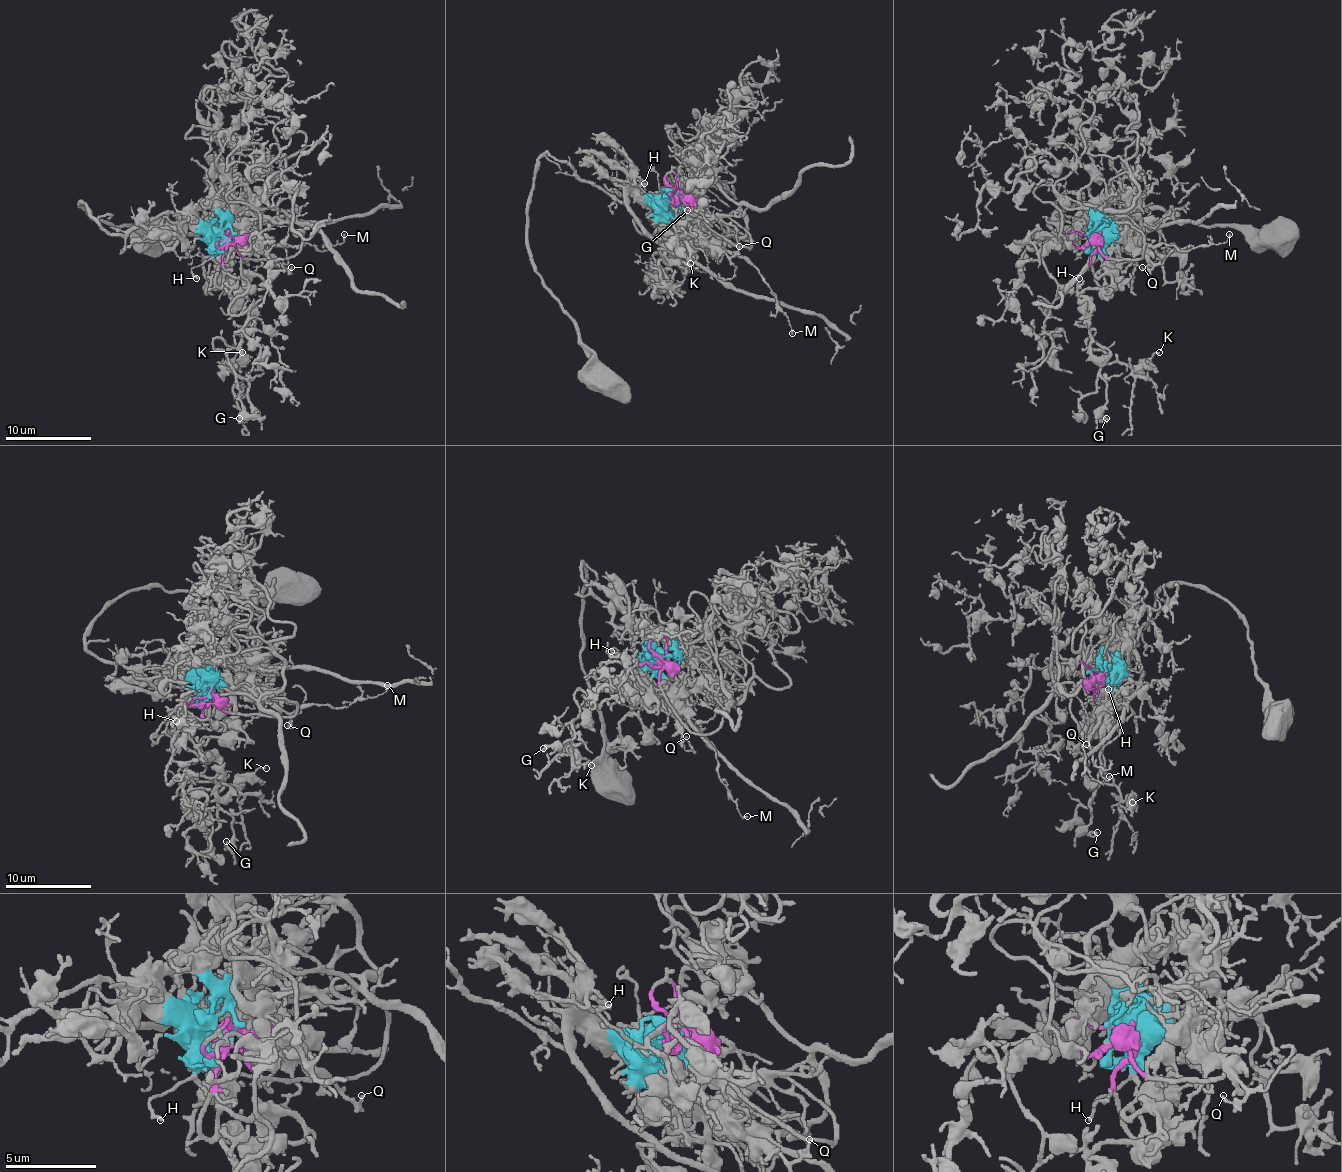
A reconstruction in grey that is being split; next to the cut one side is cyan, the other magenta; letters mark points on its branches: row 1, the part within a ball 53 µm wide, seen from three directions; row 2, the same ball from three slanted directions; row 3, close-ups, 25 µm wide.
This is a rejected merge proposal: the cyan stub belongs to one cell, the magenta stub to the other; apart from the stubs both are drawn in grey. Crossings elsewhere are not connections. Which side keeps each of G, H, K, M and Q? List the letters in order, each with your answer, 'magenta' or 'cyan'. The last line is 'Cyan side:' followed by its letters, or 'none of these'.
G: magenta
H: cyan
K: magenta
M: cyan
Q: cyan
Cyan side: H, M, Q

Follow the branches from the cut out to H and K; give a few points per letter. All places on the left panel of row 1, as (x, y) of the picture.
H: (225, 238), (214, 238), (210, 257), (193, 268), (197, 279)
K: (225, 238), (216, 279), (238, 287), (225, 290), (246, 315), (244, 356), (223, 347), (229, 369), (242, 352)

